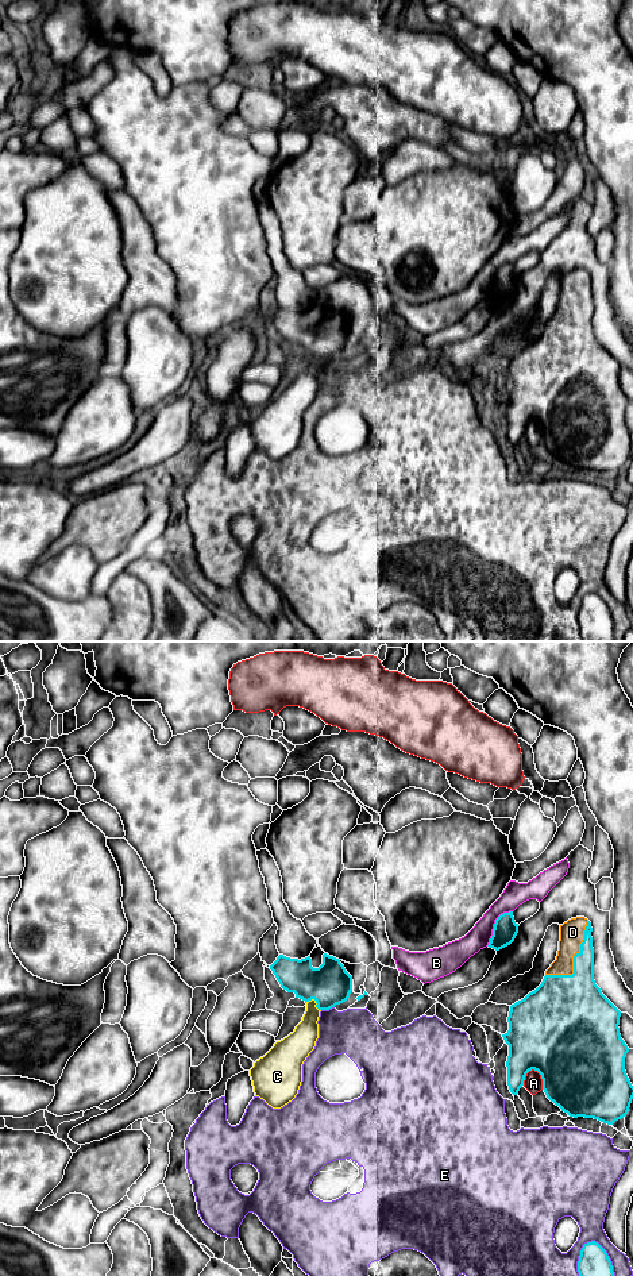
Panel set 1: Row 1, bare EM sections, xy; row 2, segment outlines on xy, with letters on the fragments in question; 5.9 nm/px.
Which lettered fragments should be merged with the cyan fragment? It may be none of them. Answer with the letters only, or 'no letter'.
C, D

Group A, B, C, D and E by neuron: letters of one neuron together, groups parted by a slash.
A / B / C D / E

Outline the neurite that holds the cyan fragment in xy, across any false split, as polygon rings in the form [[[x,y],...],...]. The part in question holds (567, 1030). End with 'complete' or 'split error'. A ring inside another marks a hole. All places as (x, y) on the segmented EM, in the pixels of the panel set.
[[[584,917],[560,925],[557,956],[541,984],[510,1006],[509,1030],[502,1034],[509,1045],[507,1086],[517,1095],[526,1073],[534,1069],[541,1075],[547,1098],[561,1111],[613,1125],[626,1117],[633,1099],[625,1071],[629,1048],[620,1034],[621,1011],[594,980],[591,932],[591,922]]]; split error

